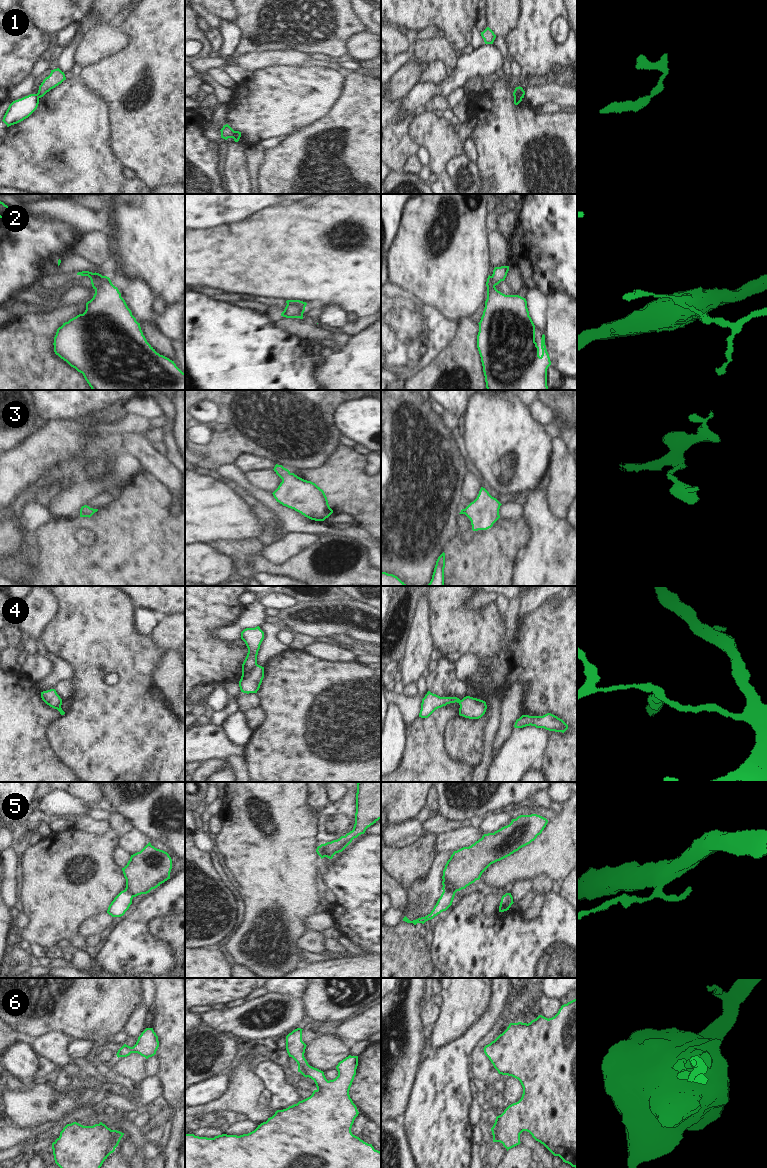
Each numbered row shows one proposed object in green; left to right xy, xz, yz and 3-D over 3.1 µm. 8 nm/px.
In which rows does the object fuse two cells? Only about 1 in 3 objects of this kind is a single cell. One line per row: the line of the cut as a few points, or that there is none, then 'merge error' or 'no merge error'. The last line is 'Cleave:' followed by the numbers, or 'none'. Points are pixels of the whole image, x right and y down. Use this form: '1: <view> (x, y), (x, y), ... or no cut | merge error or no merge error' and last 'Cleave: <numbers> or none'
1: xz (234, 131), (232, 137) | merge error
2: xz (287, 304), (298, 304), (304, 309) | merge error
3: no cut | no merge error
4: xz (257, 664), (247, 672), (242, 673) | merge error
5: xz (322, 844), (323, 857) | merge error
6: no cut | no merge error
Cleave: 1, 2, 4, 5

